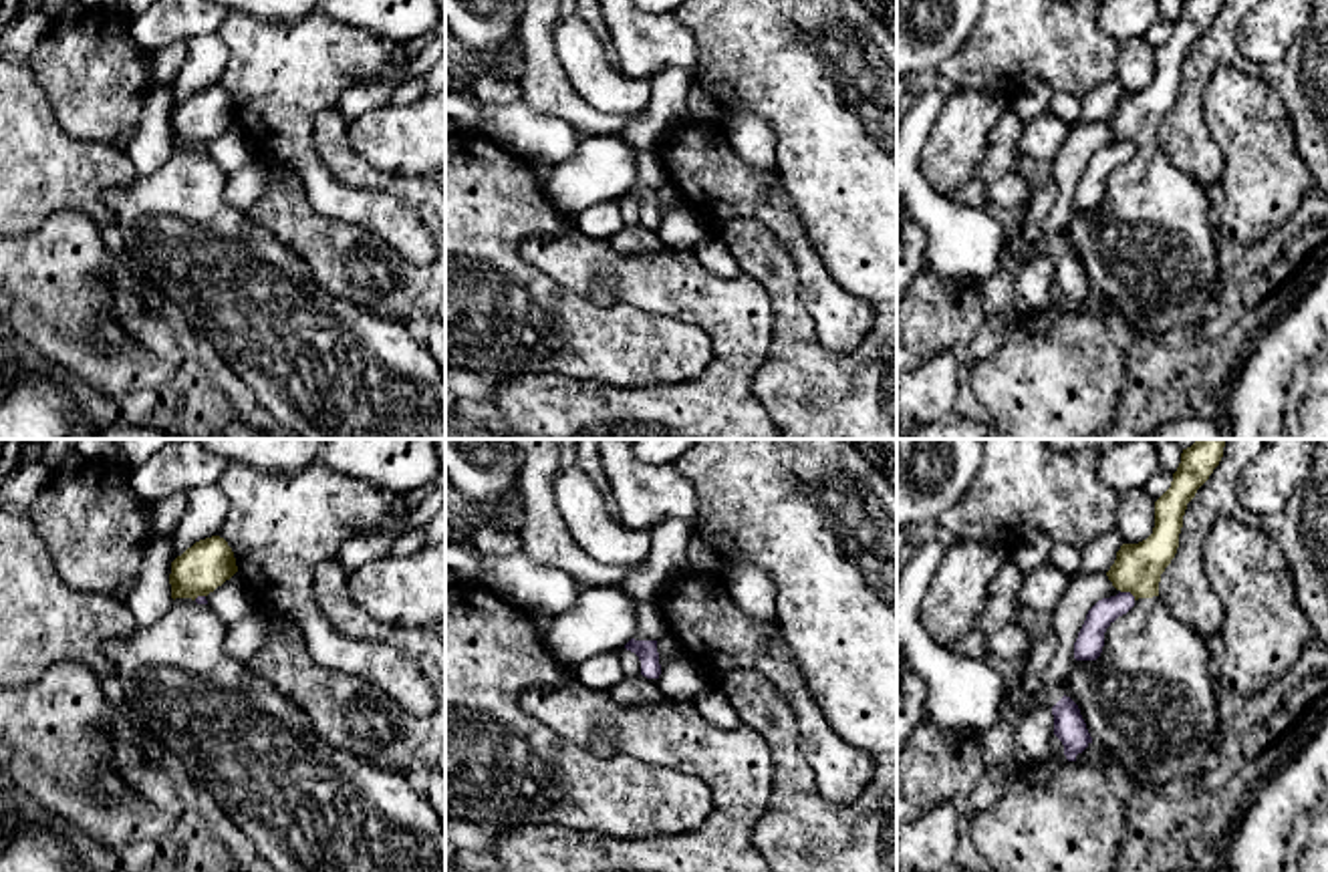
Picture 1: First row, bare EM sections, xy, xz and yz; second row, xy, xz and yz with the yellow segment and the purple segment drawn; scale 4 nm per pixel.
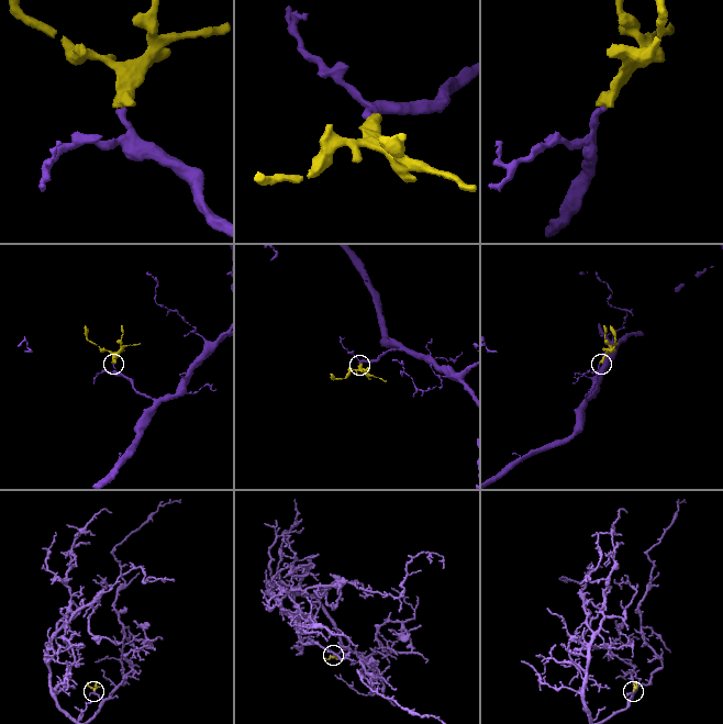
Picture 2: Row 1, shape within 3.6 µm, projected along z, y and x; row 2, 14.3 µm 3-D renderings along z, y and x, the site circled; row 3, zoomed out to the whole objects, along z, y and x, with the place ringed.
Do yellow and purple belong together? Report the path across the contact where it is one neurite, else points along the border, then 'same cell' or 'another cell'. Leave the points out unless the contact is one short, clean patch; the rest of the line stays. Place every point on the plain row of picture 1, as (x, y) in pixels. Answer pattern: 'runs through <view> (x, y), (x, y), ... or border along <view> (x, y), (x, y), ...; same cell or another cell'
border along yz (1121, 139), (1135, 148); another cell

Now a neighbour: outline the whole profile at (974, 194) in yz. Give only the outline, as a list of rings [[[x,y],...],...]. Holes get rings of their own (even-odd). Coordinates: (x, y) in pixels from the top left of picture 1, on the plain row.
[[[971,179],[967,185],[959,187],[951,193],[951,199],[959,205],[967,205],[973,209],[985,209],[989,197],[987,197],[987,185],[981,179]]]

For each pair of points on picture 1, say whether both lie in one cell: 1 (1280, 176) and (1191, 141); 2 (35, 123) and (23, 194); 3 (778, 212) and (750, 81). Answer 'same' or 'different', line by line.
1: different
2: same
3: different

